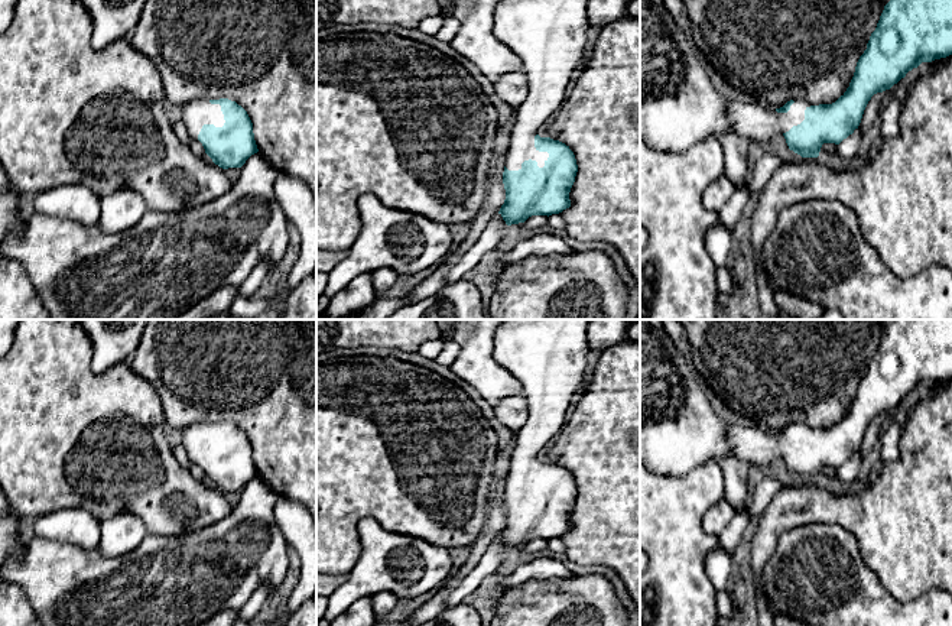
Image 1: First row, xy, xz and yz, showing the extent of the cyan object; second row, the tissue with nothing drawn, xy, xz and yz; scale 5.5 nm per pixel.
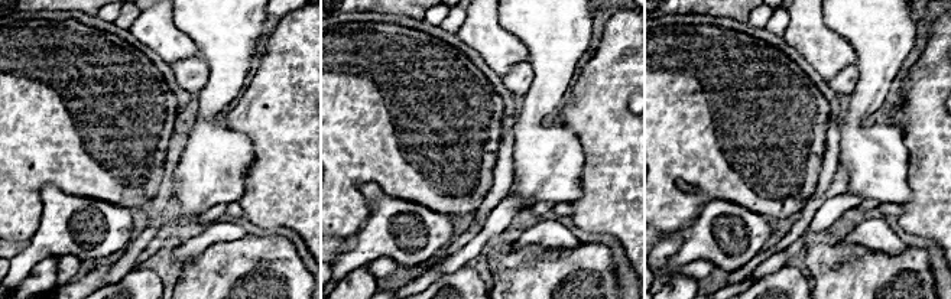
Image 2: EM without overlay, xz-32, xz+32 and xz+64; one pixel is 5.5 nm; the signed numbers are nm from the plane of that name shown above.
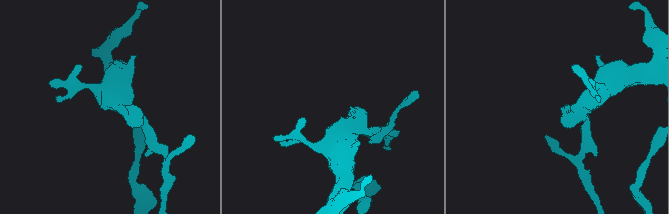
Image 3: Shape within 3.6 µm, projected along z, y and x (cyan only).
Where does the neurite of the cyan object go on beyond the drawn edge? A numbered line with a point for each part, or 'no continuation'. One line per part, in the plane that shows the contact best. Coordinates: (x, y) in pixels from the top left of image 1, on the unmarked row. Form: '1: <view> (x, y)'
1: xz (548, 357)

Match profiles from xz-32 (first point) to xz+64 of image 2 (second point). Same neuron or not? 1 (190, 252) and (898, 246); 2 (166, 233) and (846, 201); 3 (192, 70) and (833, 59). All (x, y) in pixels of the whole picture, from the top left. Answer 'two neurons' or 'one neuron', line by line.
1: one neuron
2: one neuron
3: two neurons

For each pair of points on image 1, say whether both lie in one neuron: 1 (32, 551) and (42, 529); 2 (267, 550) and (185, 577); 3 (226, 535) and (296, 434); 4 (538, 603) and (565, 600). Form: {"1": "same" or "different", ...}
{"1": "different", "2": "same", "3": "different", "4": "same"}

